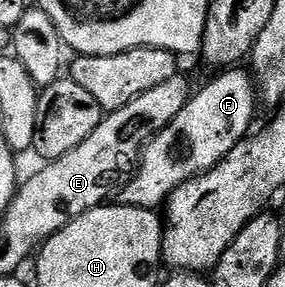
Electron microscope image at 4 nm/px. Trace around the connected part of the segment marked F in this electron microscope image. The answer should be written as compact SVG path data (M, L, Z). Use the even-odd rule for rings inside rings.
M229 67L216 75L209 85L197 88L172 123L144 146L132 182L118 194L119 204L159 210L182 183L210 171L219 161L225 161L230 151L249 136L251 129L248 128L256 117L256 105L256 86L251 72L244 67Z

